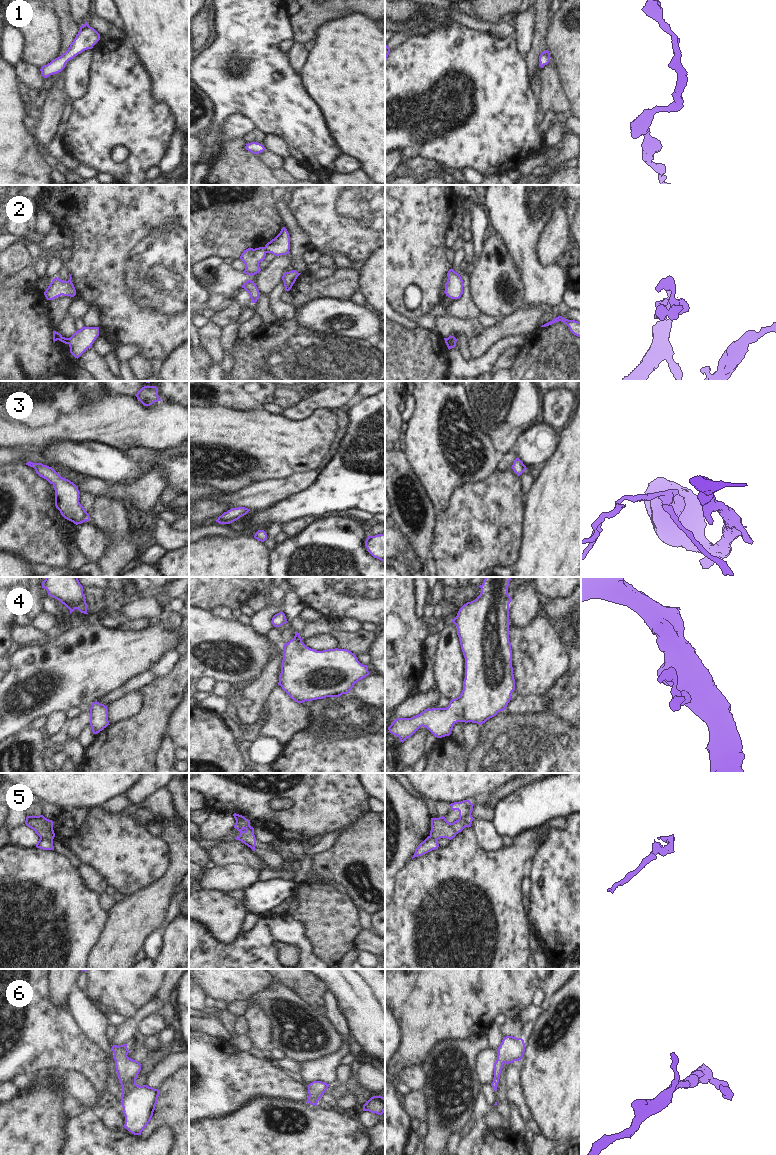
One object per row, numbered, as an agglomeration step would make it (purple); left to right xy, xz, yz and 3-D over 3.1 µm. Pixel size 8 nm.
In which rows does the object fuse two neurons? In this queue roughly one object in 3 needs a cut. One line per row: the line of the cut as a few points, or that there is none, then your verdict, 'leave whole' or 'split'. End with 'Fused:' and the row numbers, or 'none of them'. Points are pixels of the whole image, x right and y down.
1: no cut; leave whole
2: cut in xy along (69, 338), (67, 343); split
3: no cut; leave whole
4: no cut; leave whole
5: cut in xy along (40, 837), (52, 839); split
6: no cut; leave whole
Fused: 2, 5

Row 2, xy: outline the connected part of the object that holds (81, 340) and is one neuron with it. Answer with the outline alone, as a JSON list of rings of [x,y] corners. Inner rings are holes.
[[[82,327],[69,338],[70,353],[79,358],[99,336],[99,327]]]

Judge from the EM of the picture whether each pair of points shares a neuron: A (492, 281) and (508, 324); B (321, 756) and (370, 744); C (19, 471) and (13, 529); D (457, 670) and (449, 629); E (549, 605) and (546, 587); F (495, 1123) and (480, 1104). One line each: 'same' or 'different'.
A: different
B: same
C: same
D: same
E: different
F: different

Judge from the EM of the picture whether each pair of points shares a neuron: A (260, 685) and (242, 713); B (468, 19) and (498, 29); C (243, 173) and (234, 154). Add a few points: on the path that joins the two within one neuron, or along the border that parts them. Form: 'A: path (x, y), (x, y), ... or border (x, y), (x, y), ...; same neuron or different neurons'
A: path (258, 693), (257, 703), (250, 710); same neuron
B: path (475, 23), (491, 27); same neuron
C: path (238, 168), (234, 164), (234, 159); same neuron

